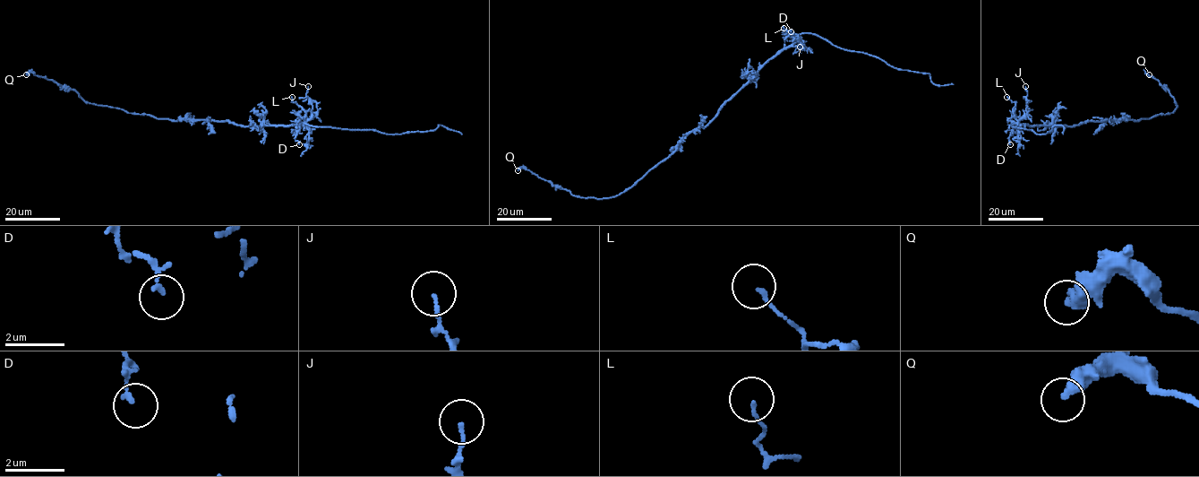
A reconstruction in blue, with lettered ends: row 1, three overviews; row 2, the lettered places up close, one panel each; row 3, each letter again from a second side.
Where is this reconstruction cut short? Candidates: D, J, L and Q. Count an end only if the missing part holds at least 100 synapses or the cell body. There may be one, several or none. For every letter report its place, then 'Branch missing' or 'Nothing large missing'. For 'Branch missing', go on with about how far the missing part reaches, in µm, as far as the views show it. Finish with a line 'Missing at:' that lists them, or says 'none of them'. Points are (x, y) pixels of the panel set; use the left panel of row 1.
D: Place: (299, 144). Nothing large missing
J: Place: (308, 86). Nothing large missing
L: Place: (292, 97). Nothing large missing
Q: Place: (26, 74). Nothing large missing
Missing at: none of them

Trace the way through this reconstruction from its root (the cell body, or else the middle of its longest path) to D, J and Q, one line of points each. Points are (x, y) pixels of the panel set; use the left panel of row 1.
D: (237, 125), (289, 125), (303, 123), (295, 137), (299, 144)
J: (237, 125), (304, 124), (312, 113), (312, 100), (306, 95), (308, 86)
Q: (237, 125), (171, 120), (128, 113), (86, 102), (73, 90), (31, 72), (26, 74)

